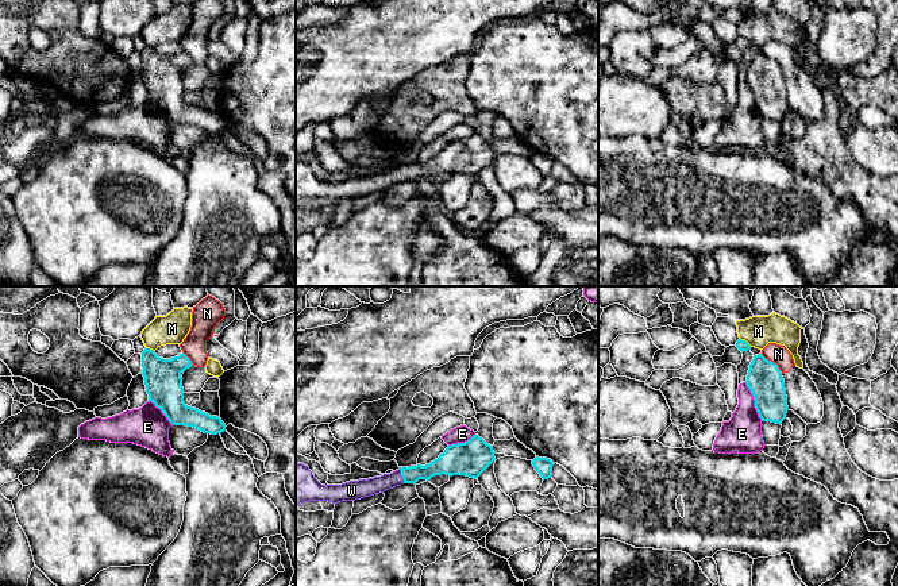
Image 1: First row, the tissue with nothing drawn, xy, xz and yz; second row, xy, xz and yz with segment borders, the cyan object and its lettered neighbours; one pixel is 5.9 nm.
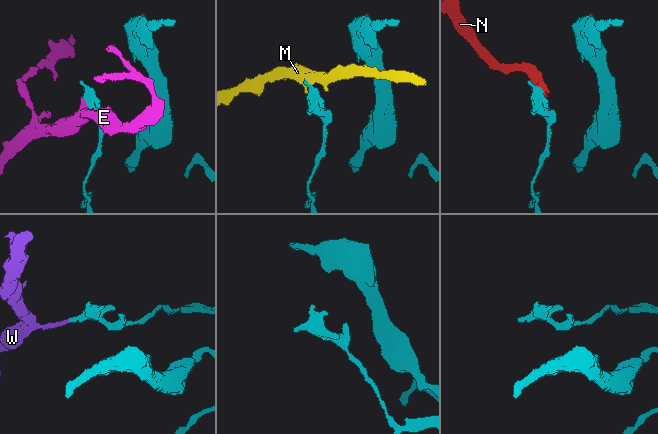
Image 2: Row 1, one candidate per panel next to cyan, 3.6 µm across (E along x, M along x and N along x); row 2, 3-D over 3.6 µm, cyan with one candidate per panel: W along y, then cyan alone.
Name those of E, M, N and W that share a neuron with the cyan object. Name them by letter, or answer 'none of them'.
W

